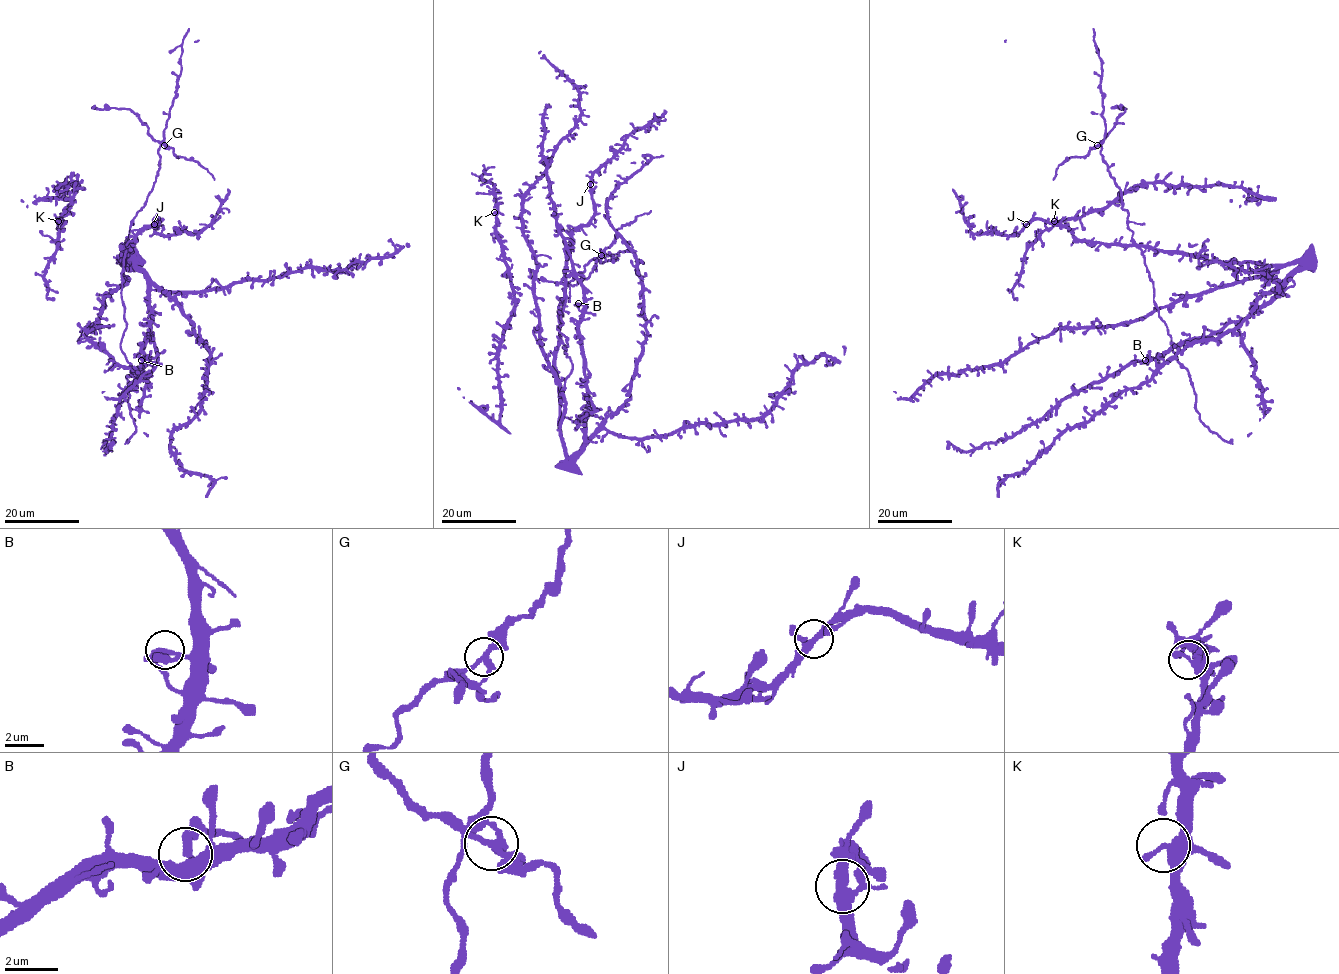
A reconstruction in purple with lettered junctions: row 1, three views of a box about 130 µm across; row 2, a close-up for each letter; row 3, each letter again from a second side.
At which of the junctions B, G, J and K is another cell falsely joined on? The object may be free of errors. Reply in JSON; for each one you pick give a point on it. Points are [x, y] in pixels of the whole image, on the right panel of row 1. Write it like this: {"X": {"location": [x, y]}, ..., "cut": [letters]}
{"G": {"location": [1097, 145]}, "cut": ["G"]}

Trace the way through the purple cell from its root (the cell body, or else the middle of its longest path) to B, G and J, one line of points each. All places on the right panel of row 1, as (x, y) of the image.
B: (1178, 299), (1270, 275), (1299, 263), (1287, 283), (1243, 319), (1230, 321), (1208, 336), (1185, 339), (1145, 360)
G: (1178, 299), (1266, 276), (1275, 267), (1209, 261), (1137, 245), (1121, 191), (1097, 145)
J: (1178, 299), (1266, 276), (1275, 267), (1089, 242), (1066, 227), (1040, 219), (1026, 224)

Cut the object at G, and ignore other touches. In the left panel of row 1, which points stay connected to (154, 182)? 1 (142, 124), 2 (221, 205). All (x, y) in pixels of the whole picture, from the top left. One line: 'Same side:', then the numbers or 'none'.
Same side: 2

